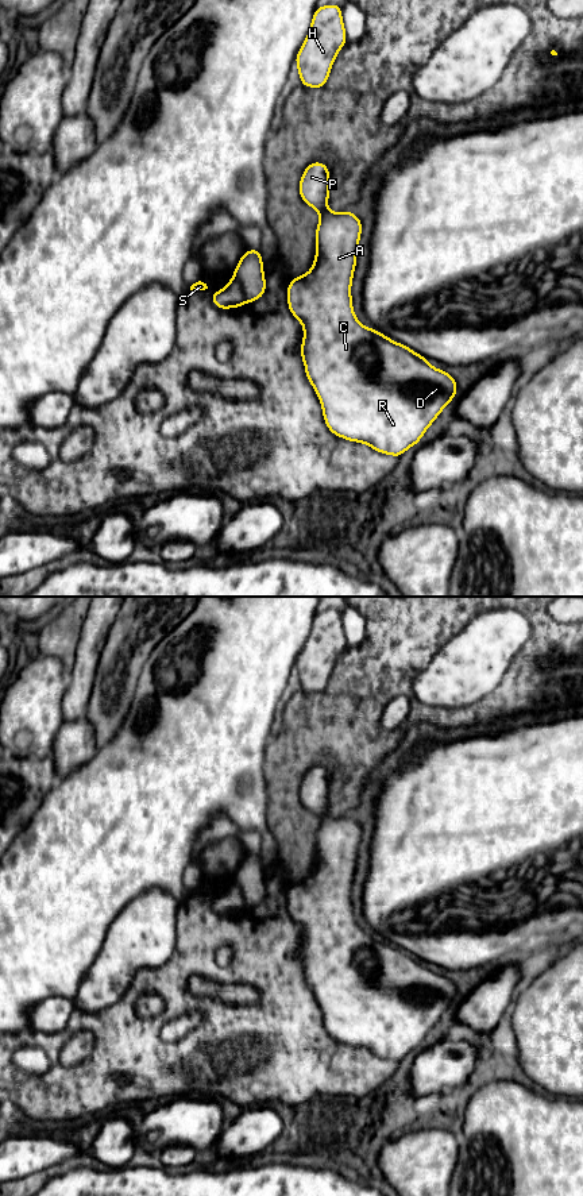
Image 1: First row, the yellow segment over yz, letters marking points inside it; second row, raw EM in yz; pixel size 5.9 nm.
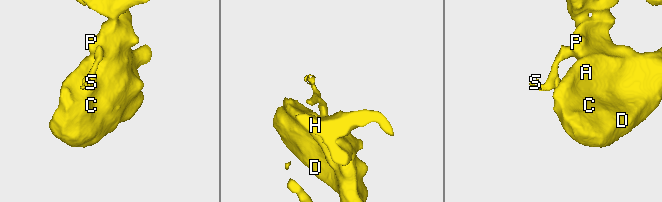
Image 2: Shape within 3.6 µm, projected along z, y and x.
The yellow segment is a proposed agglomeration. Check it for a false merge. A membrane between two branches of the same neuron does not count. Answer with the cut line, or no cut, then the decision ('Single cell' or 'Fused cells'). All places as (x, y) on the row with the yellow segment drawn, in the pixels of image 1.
Split along yz (234, 276), (247, 301). Fused cells

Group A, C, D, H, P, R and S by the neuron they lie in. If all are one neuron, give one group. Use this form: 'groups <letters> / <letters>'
groups A C D H P R / S

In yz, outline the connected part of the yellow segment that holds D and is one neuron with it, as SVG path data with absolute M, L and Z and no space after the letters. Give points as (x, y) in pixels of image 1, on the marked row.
M312 162L302 173L298 190L302 201L318 212L316 228L316 255L312 269L290 281L287 306L302 324L304 340L301 358L308 381L313 386L328 429L345 440L364 443L372 450L391 456L401 456L416 445L441 410L455 398L457 385L447 371L433 367L426 358L405 344L397 343L374 328L364 327L352 308L351 285L356 267L362 221L351 211L331 212L328 209L331 174L323 162Z

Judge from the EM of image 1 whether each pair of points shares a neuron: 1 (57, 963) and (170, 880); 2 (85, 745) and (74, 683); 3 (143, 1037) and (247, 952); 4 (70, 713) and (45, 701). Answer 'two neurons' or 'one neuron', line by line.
1: one neuron
2: two neurons
3: one neuron
4: two neurons

